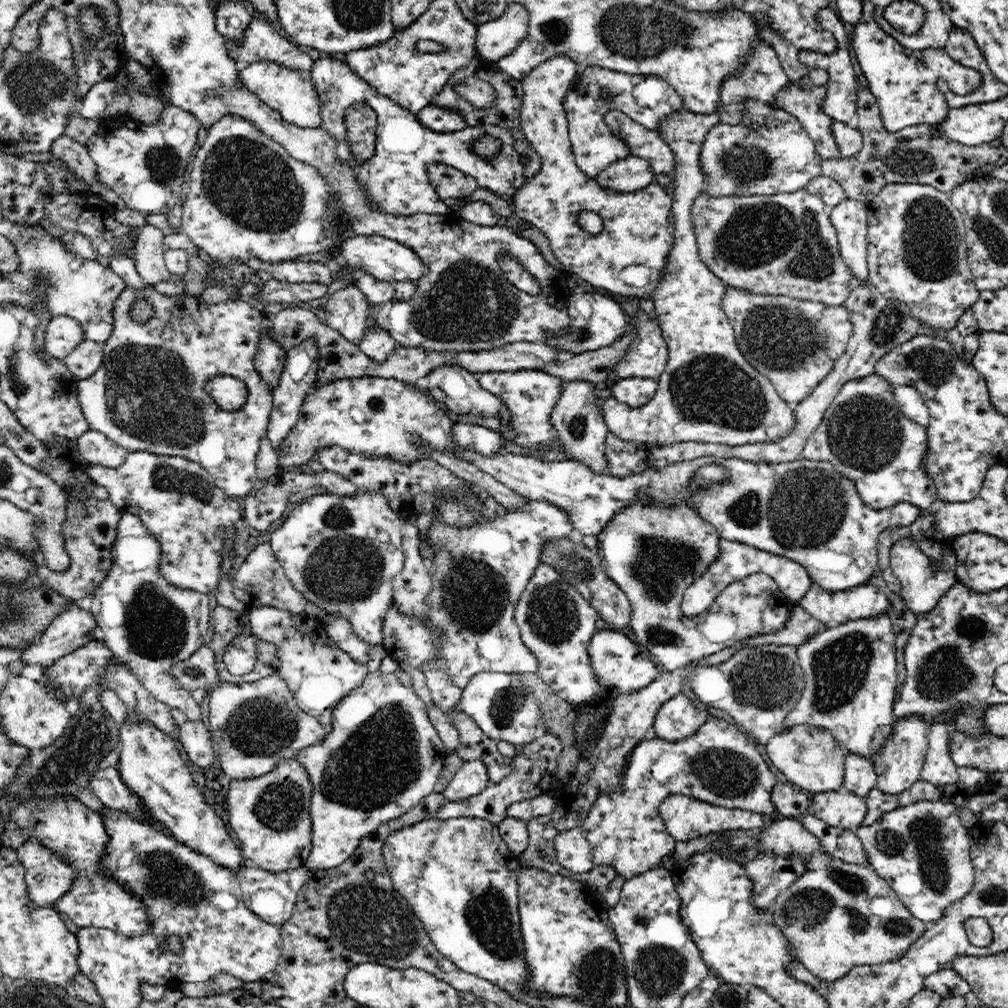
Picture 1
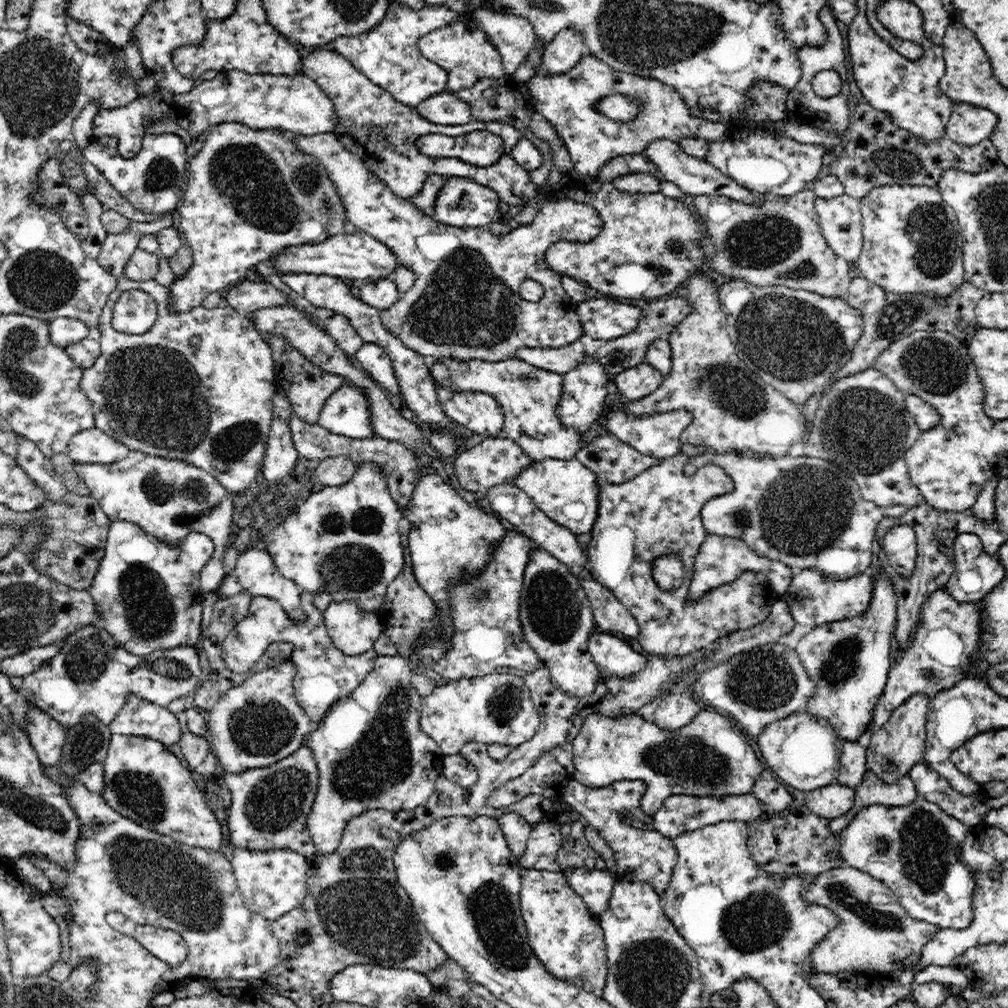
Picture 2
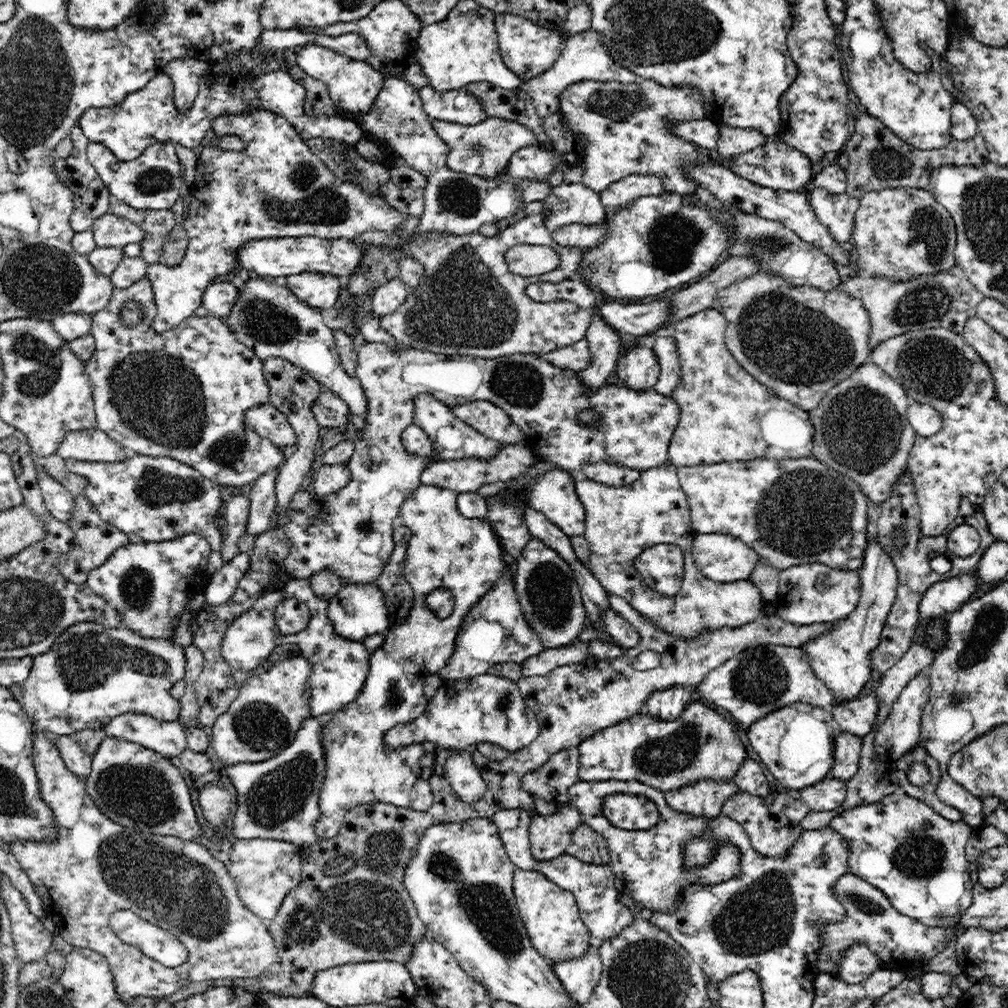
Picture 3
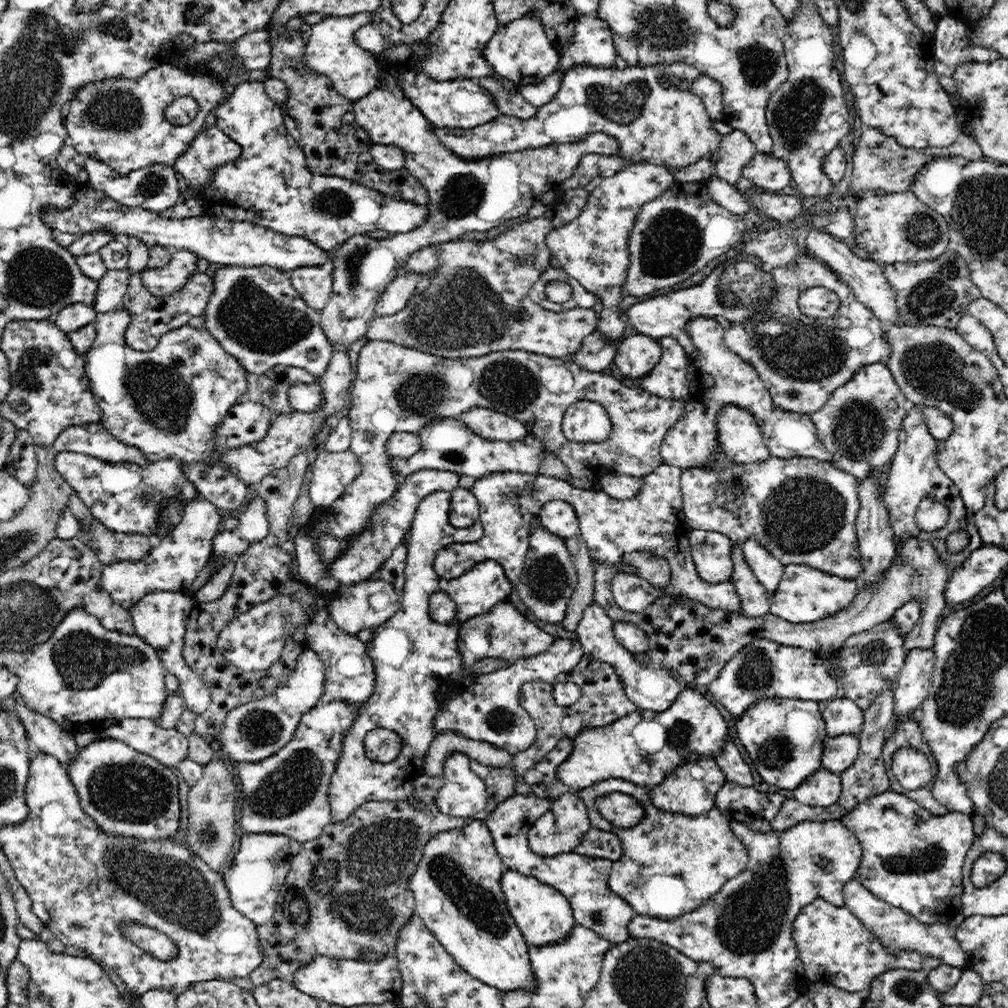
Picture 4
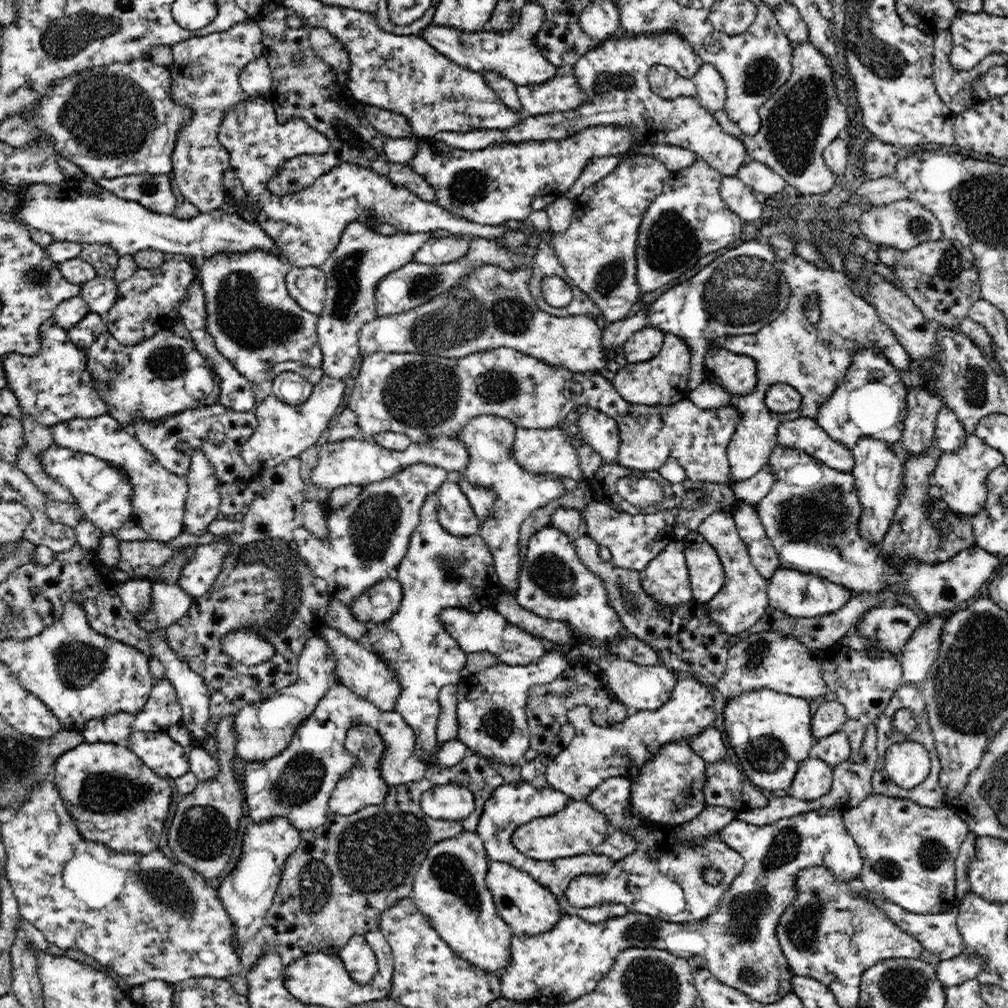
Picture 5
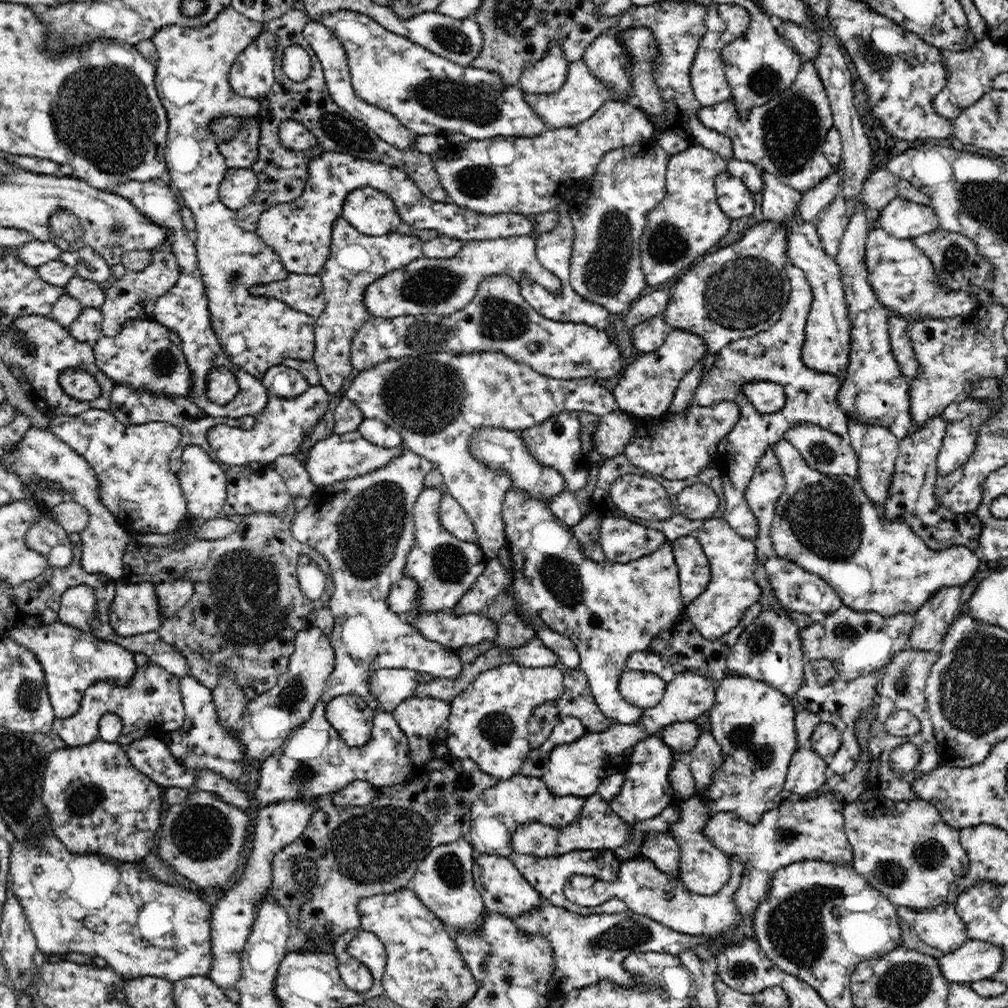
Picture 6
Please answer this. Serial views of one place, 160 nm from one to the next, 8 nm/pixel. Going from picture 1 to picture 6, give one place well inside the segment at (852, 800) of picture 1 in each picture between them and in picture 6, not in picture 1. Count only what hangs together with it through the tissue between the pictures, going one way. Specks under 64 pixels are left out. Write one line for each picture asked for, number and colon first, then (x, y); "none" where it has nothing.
2: (835, 800)
3: (827, 795)
4: (822, 789)
5: (814, 778)
6: (807, 772)

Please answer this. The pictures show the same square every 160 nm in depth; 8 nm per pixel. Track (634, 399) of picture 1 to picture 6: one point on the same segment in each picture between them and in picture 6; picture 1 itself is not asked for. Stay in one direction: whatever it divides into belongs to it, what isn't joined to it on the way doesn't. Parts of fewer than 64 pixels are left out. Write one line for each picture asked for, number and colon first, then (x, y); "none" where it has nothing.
2: (636, 383)
3: (638, 369)
4: (638, 355)
5: (643, 345)
6: (648, 336)

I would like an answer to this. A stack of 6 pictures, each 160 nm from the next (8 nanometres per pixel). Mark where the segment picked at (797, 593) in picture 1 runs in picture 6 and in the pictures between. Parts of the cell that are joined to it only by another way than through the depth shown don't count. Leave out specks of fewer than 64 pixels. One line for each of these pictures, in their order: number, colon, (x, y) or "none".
2: (721, 560)
3: (721, 558)
4: (713, 552)
5: (706, 572)
6: (694, 569)

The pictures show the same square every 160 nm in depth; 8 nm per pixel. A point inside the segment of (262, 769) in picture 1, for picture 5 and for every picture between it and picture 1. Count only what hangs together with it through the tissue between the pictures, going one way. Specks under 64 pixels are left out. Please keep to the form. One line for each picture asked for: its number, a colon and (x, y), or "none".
2: (258, 723)
3: (264, 719)
4: (253, 731)
5: (262, 729)

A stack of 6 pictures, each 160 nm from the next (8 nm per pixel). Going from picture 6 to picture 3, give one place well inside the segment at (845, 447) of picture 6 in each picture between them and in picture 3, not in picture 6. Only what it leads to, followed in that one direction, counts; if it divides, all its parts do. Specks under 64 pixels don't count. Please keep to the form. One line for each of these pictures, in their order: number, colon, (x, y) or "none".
3: (726, 415)
4: (717, 378)
5: (803, 434)

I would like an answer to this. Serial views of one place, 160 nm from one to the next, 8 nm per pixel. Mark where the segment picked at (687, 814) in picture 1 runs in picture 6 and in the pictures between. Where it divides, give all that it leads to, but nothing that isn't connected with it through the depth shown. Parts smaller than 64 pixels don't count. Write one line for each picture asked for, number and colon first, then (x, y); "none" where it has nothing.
2: (679, 813)
3: (705, 798)
4: (691, 790)
5: (669, 789)
6: (647, 792)

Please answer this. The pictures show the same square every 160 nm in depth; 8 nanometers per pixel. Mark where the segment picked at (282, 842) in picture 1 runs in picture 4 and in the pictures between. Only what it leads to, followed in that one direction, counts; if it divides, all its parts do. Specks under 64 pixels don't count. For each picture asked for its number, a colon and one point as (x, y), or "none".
2: (269, 807)
3: (278, 797)
4: (287, 793)

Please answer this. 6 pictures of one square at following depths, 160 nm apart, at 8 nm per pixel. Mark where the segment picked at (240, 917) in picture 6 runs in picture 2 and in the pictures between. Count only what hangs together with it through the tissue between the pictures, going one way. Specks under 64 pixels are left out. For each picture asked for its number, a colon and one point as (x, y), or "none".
2: (272, 883)
3: (265, 872)
4: (254, 881)
5: (247, 893)

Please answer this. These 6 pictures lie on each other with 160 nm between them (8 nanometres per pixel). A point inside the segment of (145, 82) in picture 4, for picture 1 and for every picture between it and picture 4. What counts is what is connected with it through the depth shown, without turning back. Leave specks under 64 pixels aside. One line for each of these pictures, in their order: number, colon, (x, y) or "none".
1: (291, 92)
2: (295, 103)
3: (149, 115)

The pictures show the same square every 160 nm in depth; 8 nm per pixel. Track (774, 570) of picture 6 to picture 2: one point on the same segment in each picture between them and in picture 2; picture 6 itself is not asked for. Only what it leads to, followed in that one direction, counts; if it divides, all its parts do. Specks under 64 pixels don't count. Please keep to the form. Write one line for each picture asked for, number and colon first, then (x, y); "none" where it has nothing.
2: (814, 600)
3: (811, 593)
4: (805, 594)
5: (801, 595)

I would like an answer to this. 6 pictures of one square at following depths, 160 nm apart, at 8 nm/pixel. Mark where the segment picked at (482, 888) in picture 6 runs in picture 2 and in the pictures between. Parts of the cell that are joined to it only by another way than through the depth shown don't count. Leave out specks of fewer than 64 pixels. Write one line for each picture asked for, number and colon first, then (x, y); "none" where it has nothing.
2: (567, 939)
3: (550, 915)
4: (545, 917)
5: (528, 908)

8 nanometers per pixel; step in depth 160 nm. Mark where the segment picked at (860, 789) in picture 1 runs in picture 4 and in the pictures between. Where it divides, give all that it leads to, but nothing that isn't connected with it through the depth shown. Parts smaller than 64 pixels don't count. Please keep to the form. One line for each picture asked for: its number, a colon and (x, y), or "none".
2: (853, 761)
3: (848, 746)
4: (839, 753)

